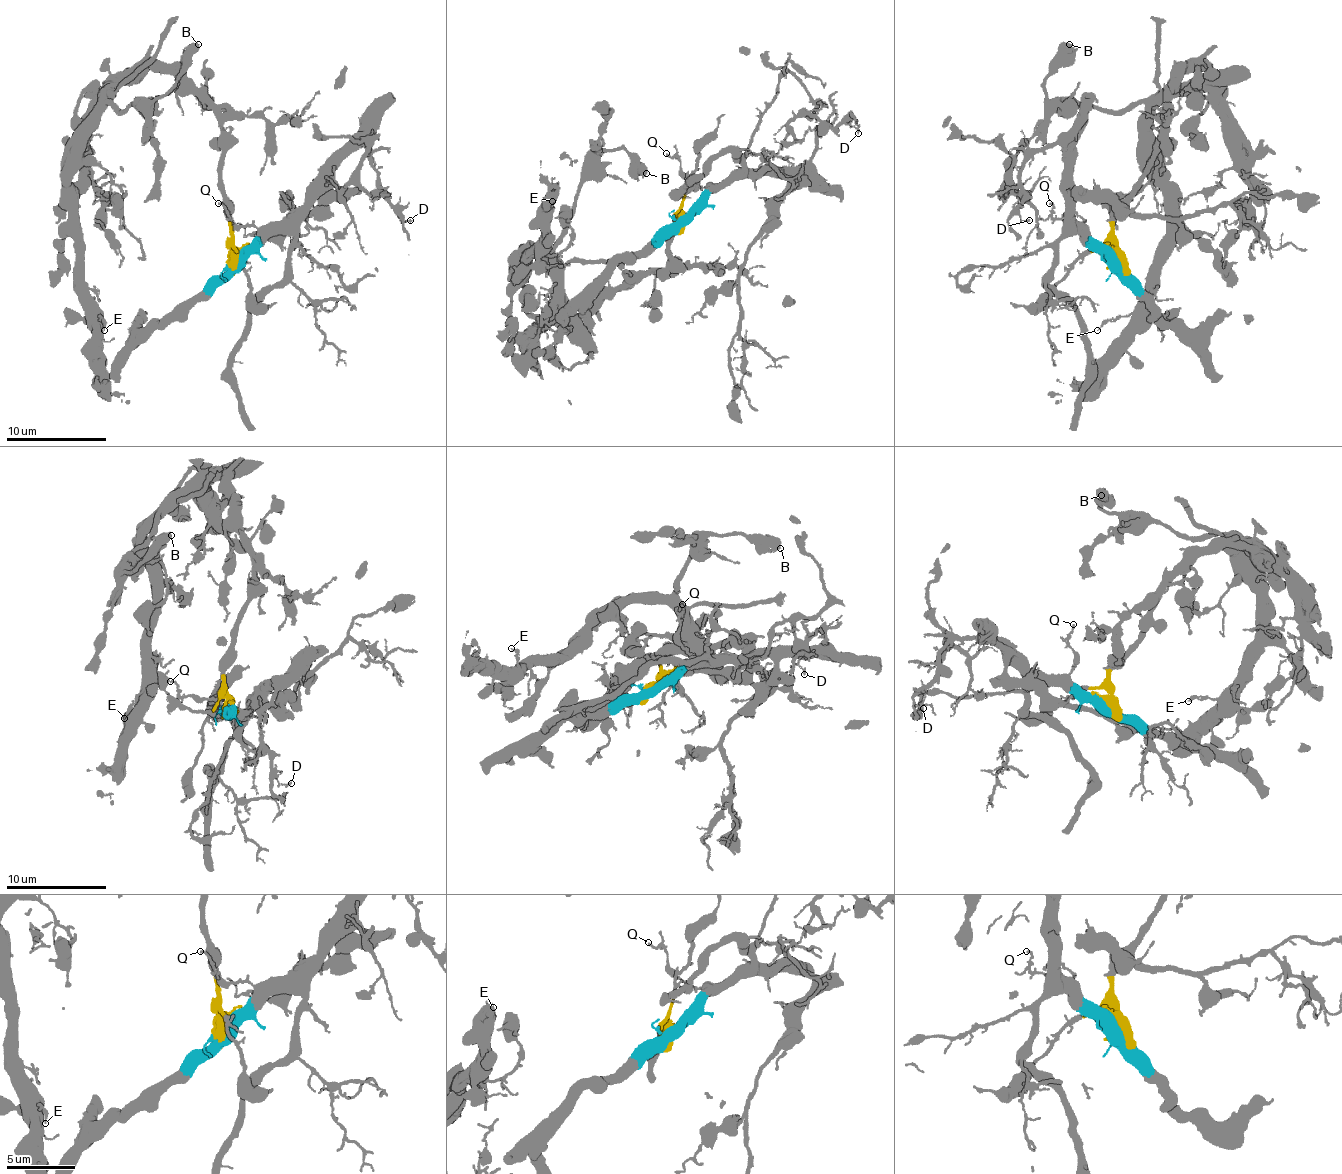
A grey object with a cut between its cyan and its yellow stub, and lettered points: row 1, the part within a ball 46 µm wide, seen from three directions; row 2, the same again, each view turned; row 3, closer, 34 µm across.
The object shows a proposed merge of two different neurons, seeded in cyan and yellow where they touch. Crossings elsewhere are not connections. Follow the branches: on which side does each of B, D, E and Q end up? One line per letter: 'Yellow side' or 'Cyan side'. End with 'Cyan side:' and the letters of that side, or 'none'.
B: Yellow side
D: Cyan side
E: Yellow side
Q: Cyan side
Cyan side: D, Q

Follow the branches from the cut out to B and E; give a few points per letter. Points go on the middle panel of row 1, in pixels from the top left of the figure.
B: (682, 221), (662, 271), (601, 291), (579, 314), (554, 258), (574, 195), (609, 150), (622, 148), (647, 173)
E: (682, 221), (662, 271), (601, 291), (579, 314), (544, 256), (518, 263), (523, 271), (546, 236), (551, 200)

